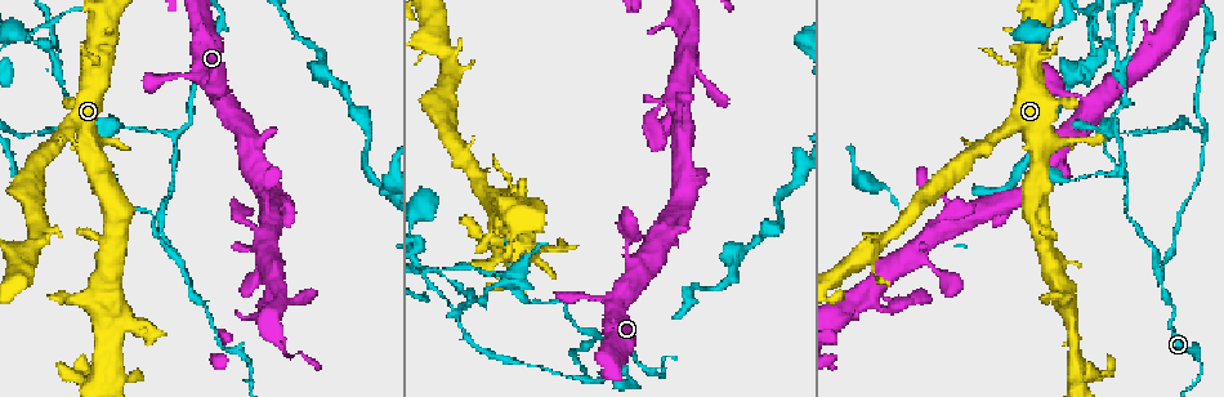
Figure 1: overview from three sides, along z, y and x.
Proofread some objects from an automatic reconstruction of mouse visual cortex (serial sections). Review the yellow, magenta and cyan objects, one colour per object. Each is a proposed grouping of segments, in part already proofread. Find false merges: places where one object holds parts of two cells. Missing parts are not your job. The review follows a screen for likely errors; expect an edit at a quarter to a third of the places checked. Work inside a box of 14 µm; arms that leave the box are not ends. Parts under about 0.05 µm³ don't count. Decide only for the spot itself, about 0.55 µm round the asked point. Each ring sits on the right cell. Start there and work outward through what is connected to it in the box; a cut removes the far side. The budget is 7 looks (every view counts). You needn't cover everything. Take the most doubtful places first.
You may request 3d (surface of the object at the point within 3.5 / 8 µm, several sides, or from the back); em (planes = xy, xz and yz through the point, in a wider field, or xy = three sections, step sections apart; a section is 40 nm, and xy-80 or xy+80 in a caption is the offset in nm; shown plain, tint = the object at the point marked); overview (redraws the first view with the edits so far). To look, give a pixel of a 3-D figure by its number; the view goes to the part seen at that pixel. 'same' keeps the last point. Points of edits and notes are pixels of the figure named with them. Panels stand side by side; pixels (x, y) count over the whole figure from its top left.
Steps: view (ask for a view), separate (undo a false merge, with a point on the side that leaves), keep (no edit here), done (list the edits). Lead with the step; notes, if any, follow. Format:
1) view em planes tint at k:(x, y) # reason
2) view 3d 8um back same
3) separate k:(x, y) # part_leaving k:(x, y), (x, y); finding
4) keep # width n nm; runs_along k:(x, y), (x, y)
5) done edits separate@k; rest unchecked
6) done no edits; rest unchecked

view 3d 3.5um at 1:(598, 338) # three arms meet

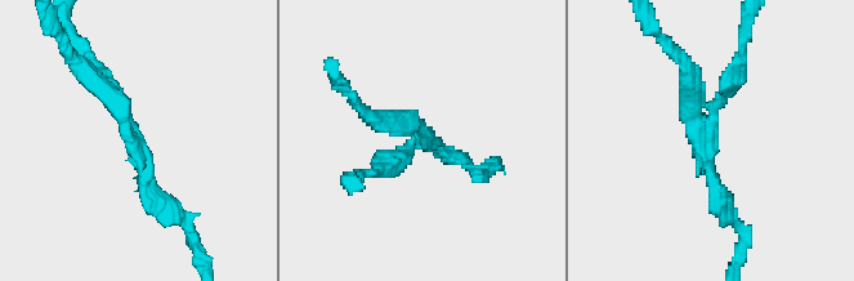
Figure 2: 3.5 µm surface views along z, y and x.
view em planes tint at 2:(428, 138) # arms 3; arm_widths 150, 200, 300 nm; shape alone is not enough

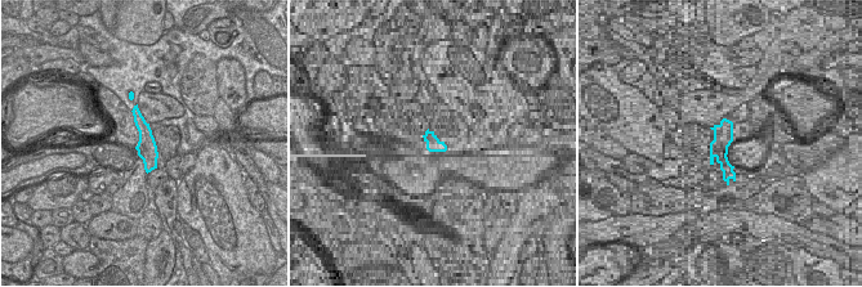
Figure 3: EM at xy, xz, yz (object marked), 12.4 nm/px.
separate 2:(381, 128) # part_leaving 2:(415, 128), (367, 115), (348, 92); two cells meet here

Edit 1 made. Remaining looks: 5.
view 3d 3.5um at 1:(1205, 137) # branch point

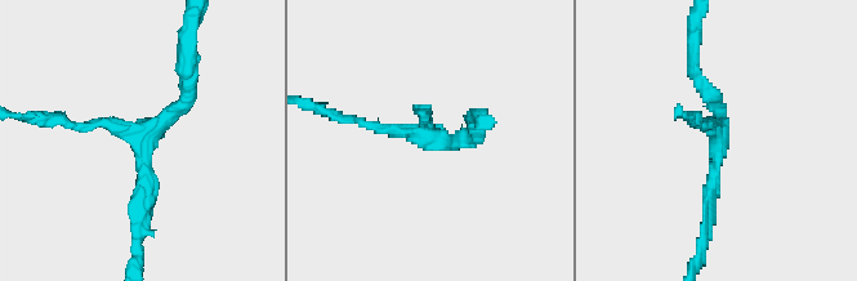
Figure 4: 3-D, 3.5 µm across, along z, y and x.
view em xy step 1 tint at 4:(716, 145) # arms 3; arm_widths 100, 150, 200 nm

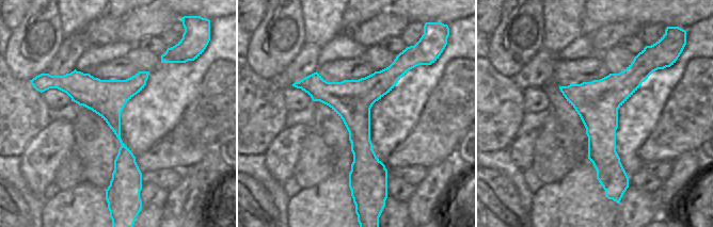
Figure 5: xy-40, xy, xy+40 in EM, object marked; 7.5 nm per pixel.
keep # runs_along 5:(398, 60), (361, 103), (365, 187); one cell here

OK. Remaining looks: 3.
view 3d 3.5um back at 1:(128, 323)

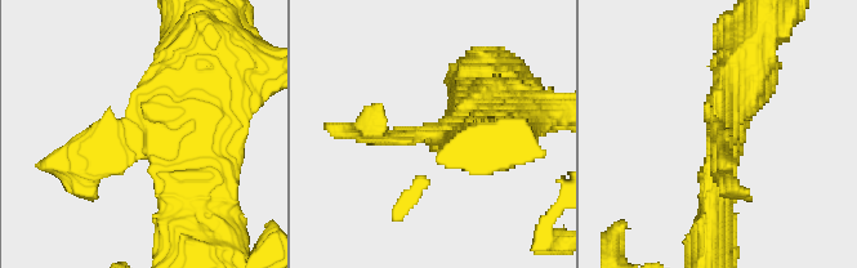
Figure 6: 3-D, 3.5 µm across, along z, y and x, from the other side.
view em xy step 5 tint at 6:(427, 129) # now the EM

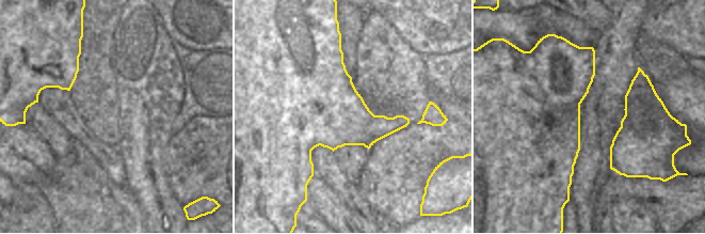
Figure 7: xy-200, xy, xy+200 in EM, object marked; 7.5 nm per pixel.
view em xy step 3 tint same # another direction

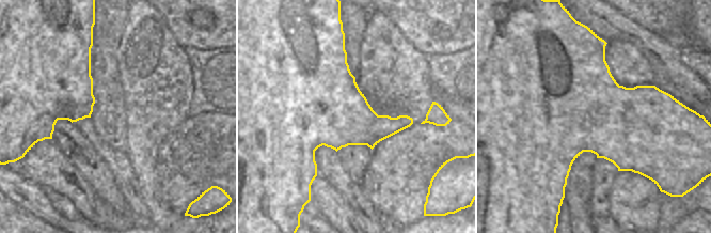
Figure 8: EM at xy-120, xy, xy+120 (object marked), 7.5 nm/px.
keep # runs_along 6:(202, 81), (151, 141), (59, 160); continuous, no second cell

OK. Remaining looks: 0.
done edits separate@2; rest unchecked

